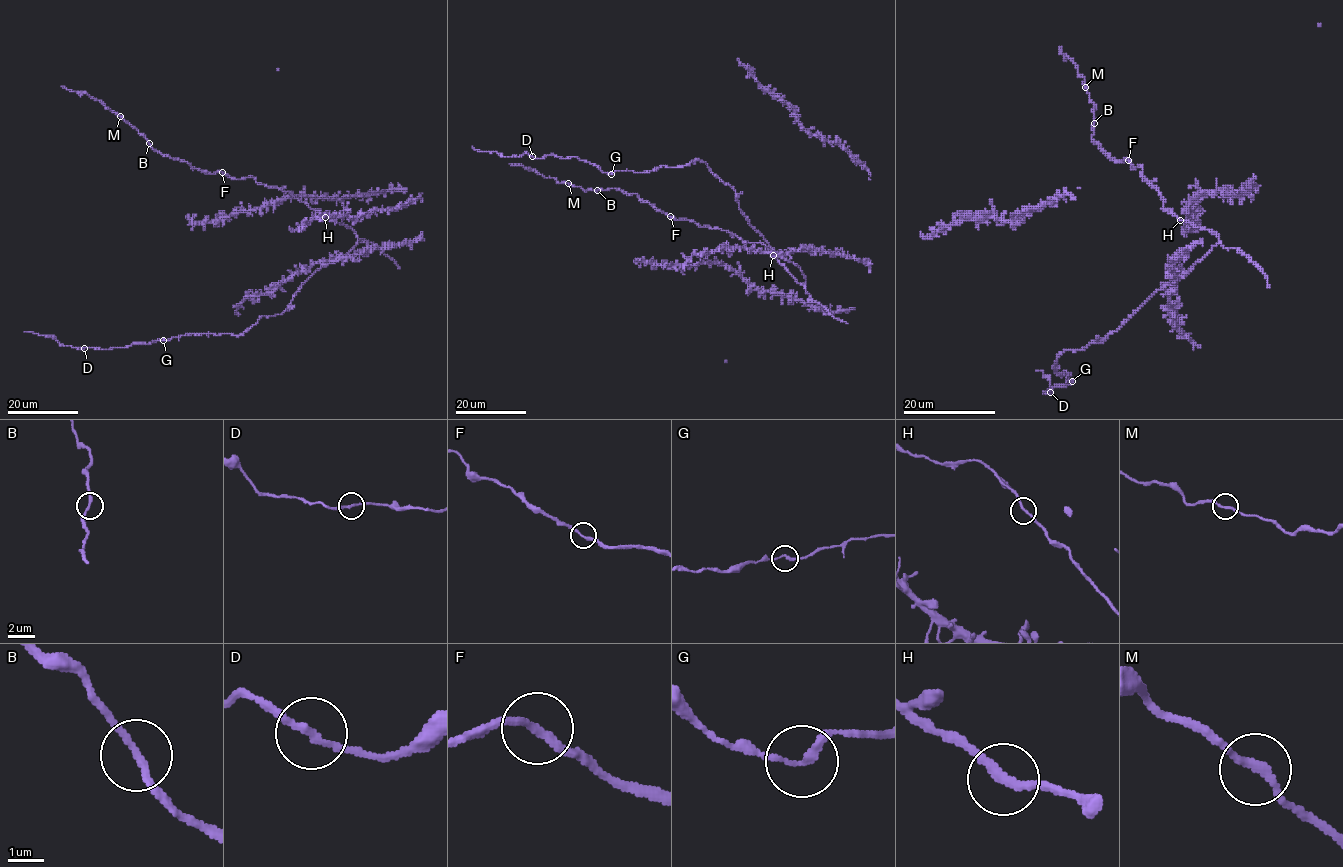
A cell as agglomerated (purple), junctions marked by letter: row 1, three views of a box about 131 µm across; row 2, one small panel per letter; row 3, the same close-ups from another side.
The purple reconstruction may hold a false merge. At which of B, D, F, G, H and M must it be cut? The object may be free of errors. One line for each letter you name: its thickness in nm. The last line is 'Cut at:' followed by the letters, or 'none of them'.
D: calibre 200 nm
Cut at: D

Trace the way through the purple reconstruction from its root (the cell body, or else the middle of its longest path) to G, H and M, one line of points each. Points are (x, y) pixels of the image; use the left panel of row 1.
G: (343, 256), (310, 276), (288, 309), (280, 315), (262, 315), (240, 335), (186, 334), (163, 340)
H: (343, 256), (354, 248), (358, 237), (350, 228), (325, 217)
M: (343, 256), (358, 238), (350, 228), (252, 177), (205, 173), (161, 155), (120, 116)

